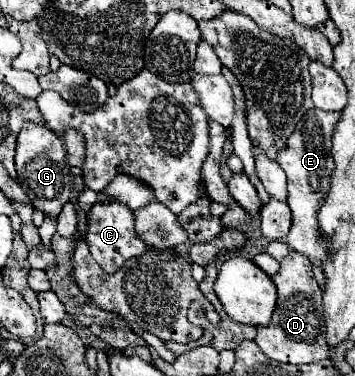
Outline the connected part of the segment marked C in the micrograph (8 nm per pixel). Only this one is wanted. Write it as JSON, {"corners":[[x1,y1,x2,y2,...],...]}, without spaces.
{"corners":[[97,202,93,206,93,210,89,212,89,232,87,232,87,246,95,258,95,262,107,272,107,274,115,274,125,260,129,258,137,258,141,254,145,254,147,250,151,250,149,246,145,246,145,242,141,242,135,236,135,220,133,220,133,210,129,210,125,204,119,202]]}

